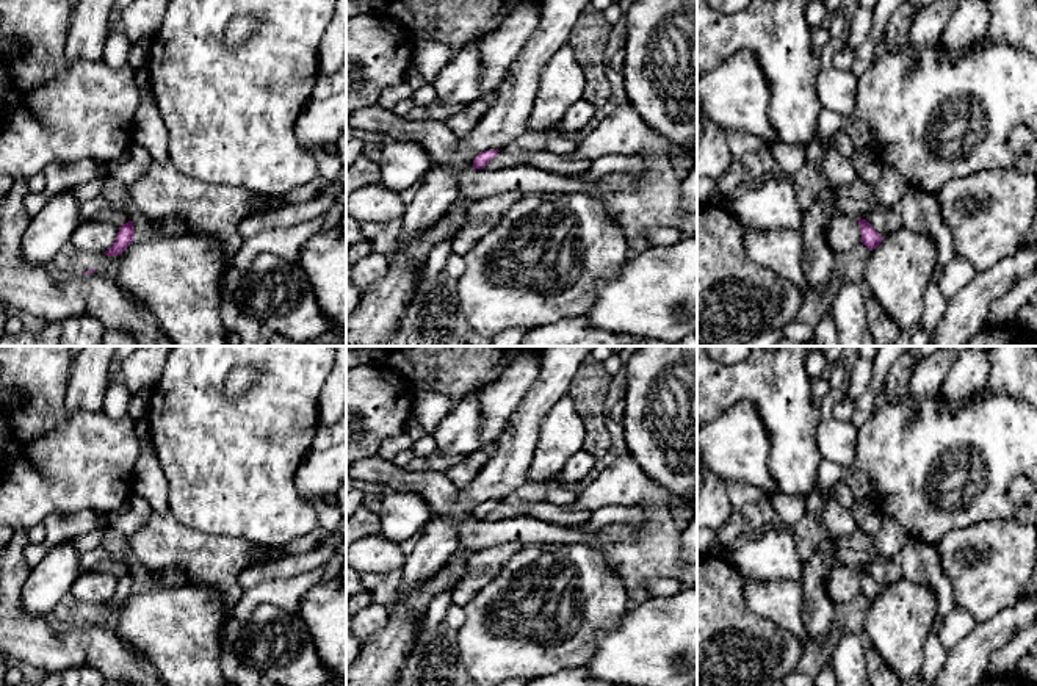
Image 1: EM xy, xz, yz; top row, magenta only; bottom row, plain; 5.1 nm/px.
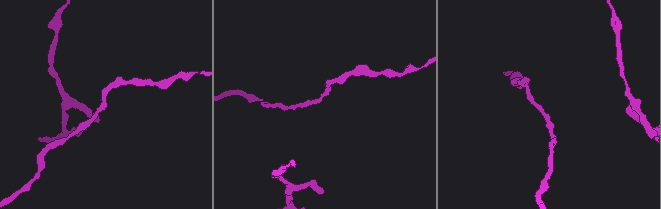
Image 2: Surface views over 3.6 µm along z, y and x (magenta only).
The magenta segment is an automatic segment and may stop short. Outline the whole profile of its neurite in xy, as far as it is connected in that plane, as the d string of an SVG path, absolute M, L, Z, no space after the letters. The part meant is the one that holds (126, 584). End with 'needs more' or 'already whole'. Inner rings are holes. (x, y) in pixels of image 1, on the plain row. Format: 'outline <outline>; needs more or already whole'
outline M128 572L119 578L113 597L103 605L108 608L121 606L132 595L133 587L135 587L135 576L133 572Z; already whole

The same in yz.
outline M857 569L858 570L858 575L860 575L860 583L862 583L862 594L869 600L876 600L883 587L874 581L874 578L866 572L866 570L862 570L862 569Z; already whole

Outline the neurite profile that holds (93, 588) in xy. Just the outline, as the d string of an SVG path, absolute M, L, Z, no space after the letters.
M86 570L78 575L69 592L83 603L99 605L113 597L117 583L119 578L110 573Z

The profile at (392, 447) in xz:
M403 432L399 435L387 439L379 448L378 454L385 460L392 460L399 453L410 450L414 443L415 440L407 432Z

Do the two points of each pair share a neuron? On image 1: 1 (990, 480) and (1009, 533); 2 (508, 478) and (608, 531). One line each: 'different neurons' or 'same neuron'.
1: different neurons
2: different neurons

